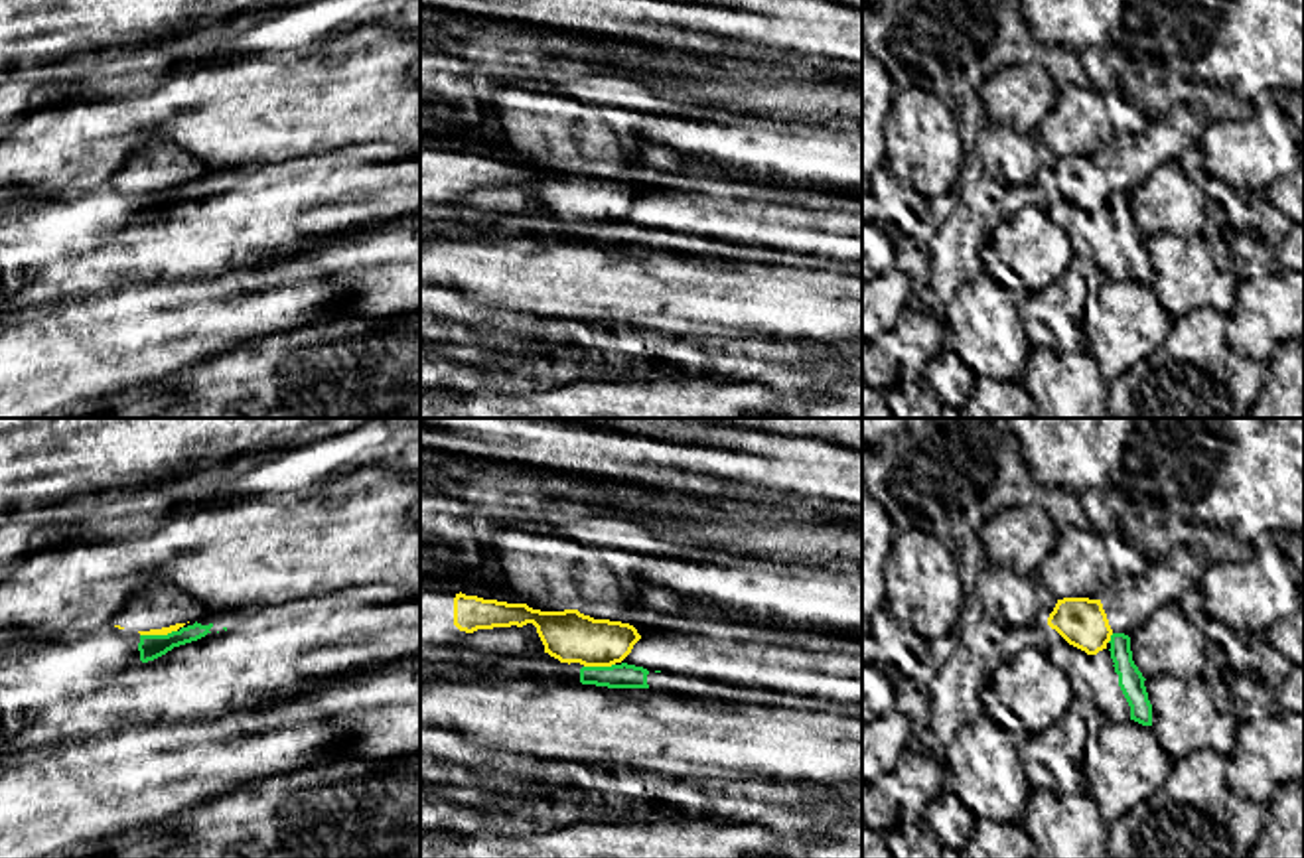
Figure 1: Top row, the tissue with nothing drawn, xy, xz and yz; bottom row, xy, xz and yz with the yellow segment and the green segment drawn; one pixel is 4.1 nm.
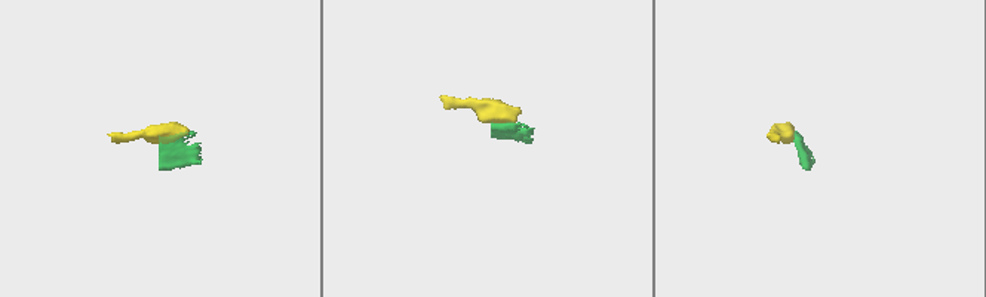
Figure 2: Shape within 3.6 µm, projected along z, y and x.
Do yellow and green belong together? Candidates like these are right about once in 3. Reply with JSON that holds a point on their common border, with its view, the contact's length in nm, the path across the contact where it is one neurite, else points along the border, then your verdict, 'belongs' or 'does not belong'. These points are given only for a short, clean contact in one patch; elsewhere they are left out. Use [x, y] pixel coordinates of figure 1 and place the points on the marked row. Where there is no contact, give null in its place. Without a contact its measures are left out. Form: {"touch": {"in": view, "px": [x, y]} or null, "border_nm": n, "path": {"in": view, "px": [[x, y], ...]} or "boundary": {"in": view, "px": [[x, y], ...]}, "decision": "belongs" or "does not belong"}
{"touch": {"in": "xy", "px": [158, 634]}, "border_nm": 150, "boundary": {"in": "xy", "px": [[176, 630], [141, 636]]}, "decision": "does not belong"}

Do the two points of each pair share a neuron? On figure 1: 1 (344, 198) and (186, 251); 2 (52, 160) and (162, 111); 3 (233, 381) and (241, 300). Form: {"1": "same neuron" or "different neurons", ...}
{"1": "same neuron", "2": "same neuron", "3": "different neurons"}

